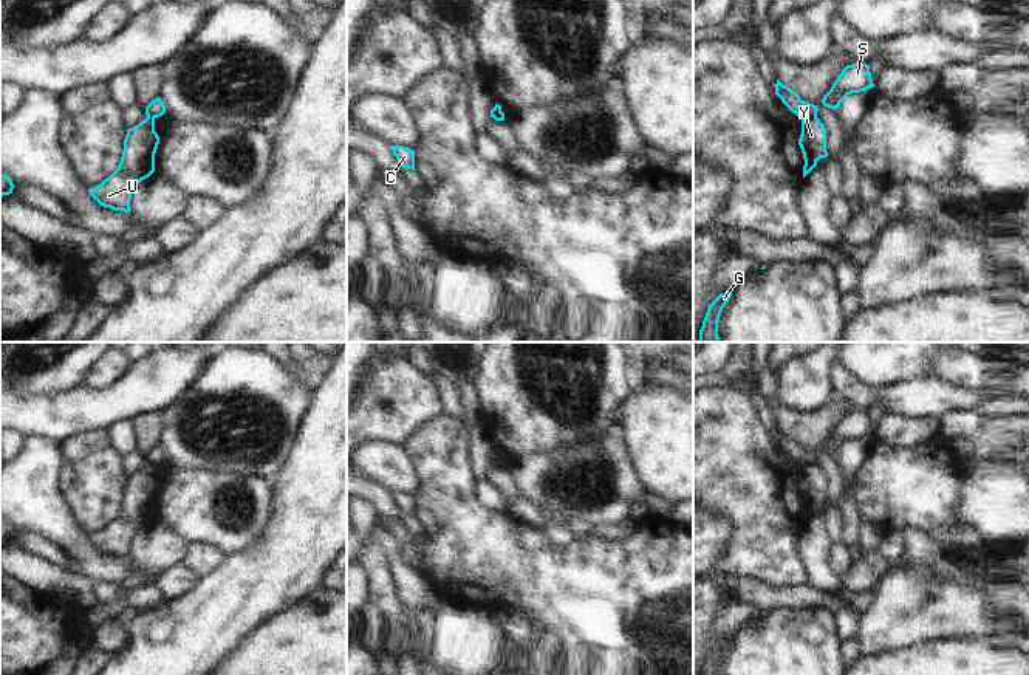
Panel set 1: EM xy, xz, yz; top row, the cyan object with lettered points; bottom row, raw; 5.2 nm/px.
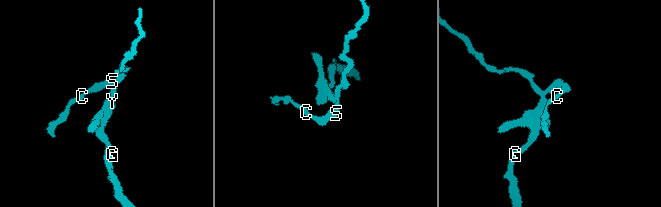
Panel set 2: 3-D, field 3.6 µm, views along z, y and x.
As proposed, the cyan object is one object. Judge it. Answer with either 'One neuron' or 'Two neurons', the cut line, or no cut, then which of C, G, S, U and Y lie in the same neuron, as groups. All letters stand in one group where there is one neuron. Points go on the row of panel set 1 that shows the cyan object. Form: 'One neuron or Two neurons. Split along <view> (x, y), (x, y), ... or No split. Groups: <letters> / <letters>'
Two neurons. Split along yz (816, 116), (805, 116), (802, 119). Groups: C S / G U Y.

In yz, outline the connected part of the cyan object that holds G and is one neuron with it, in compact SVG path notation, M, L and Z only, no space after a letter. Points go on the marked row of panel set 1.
M732 291L720 294L710 305L699 330L699 342L720 342L718 320L724 305L729 302Z

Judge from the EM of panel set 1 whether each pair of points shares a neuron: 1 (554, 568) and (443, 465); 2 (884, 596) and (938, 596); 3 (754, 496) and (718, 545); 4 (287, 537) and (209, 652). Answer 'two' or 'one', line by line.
1: one
2: one
3: two
4: one

